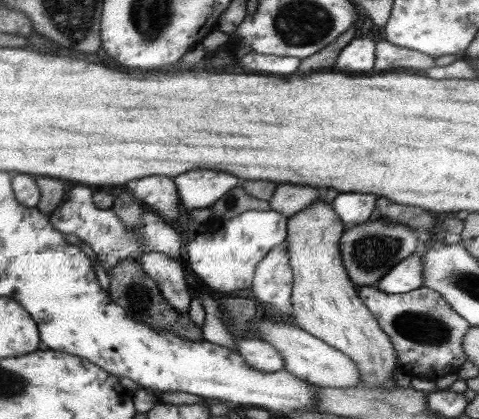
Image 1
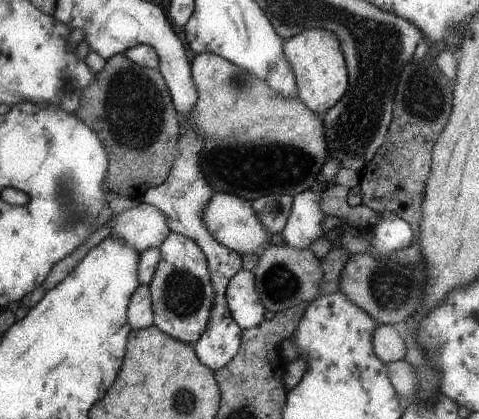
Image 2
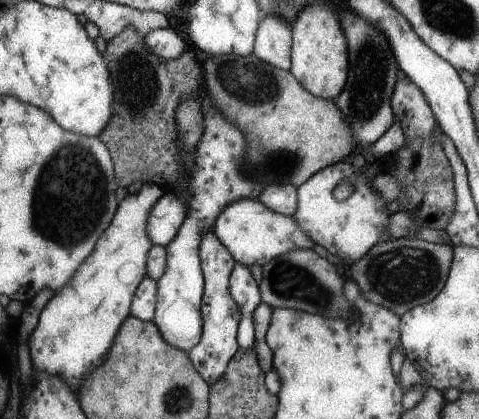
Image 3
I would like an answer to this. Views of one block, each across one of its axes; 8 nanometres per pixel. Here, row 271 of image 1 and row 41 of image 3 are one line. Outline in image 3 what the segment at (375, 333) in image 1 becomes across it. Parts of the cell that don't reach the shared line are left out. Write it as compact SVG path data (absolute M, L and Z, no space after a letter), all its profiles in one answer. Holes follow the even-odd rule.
M313 2L303 8L297 20L291 24L291 74L303 86L303 90L319 100L335 102L335 98L347 88L349 76L349 56L347 56L347 40L339 26L335 8L331 4L323 6Z

